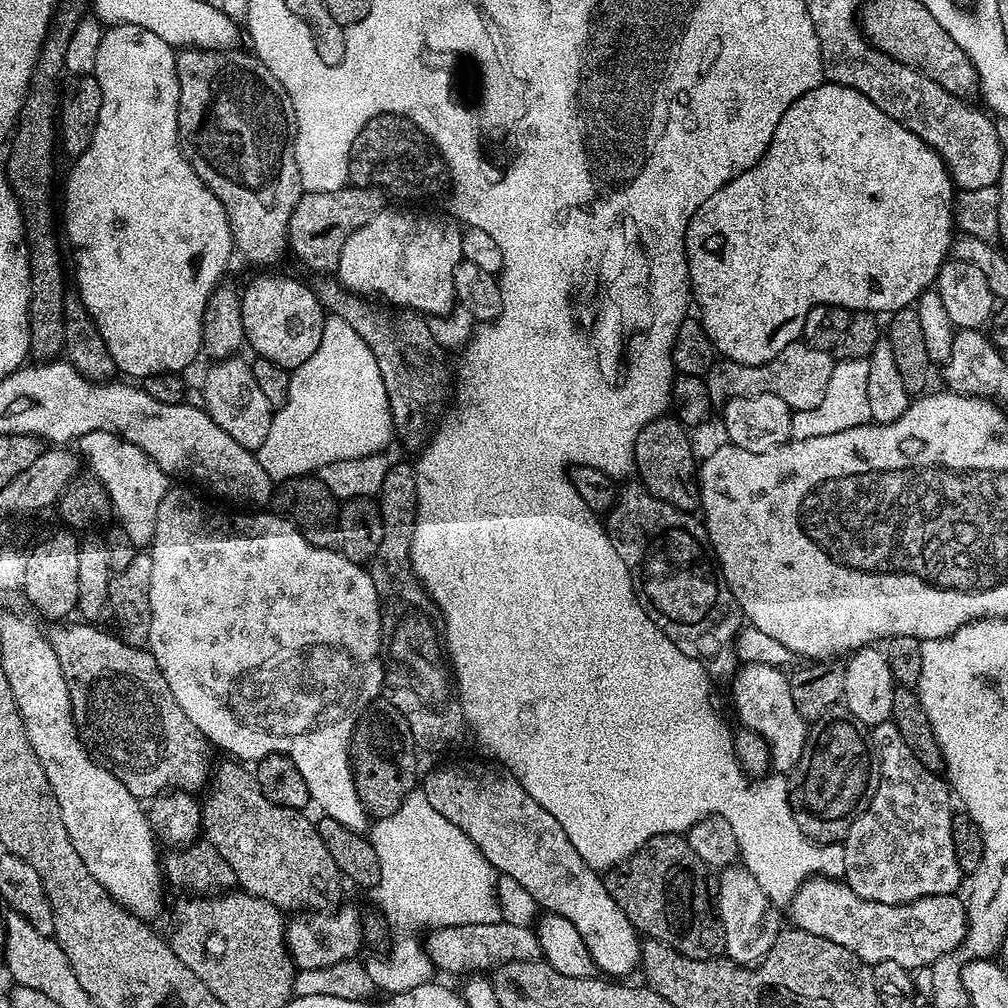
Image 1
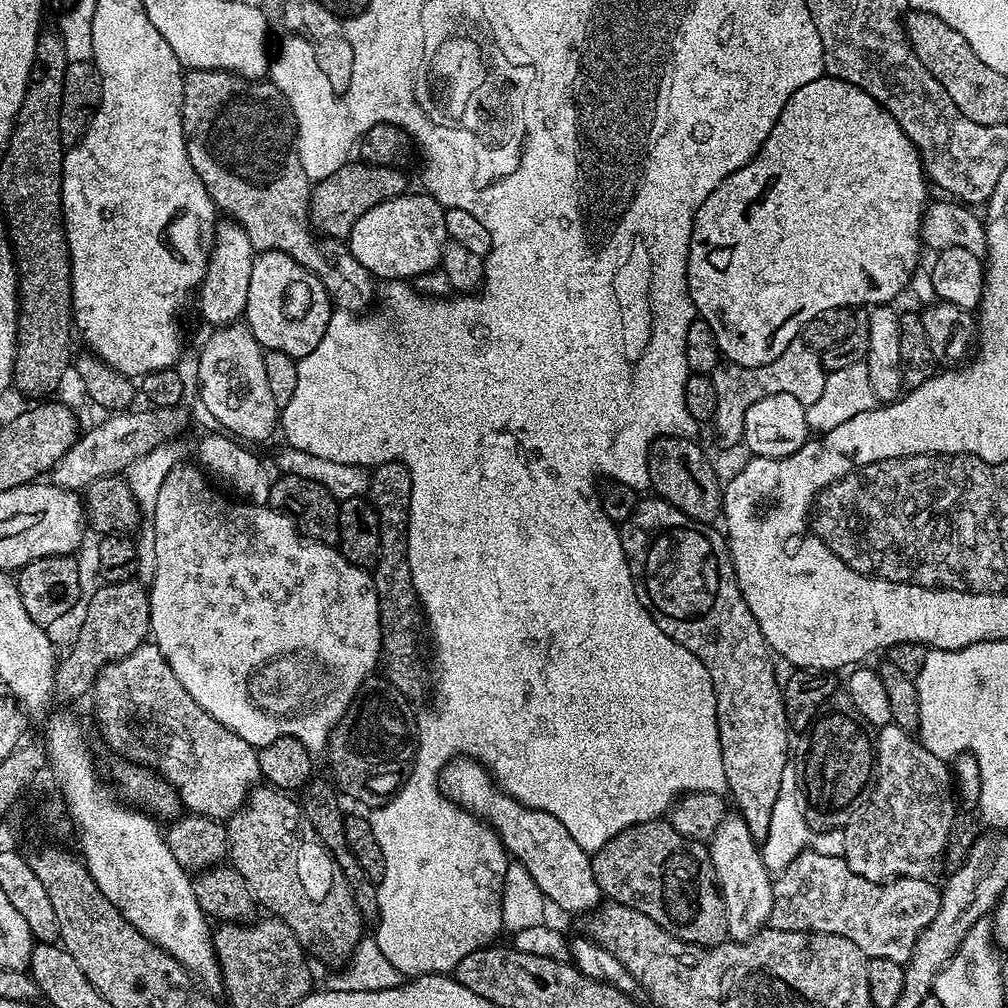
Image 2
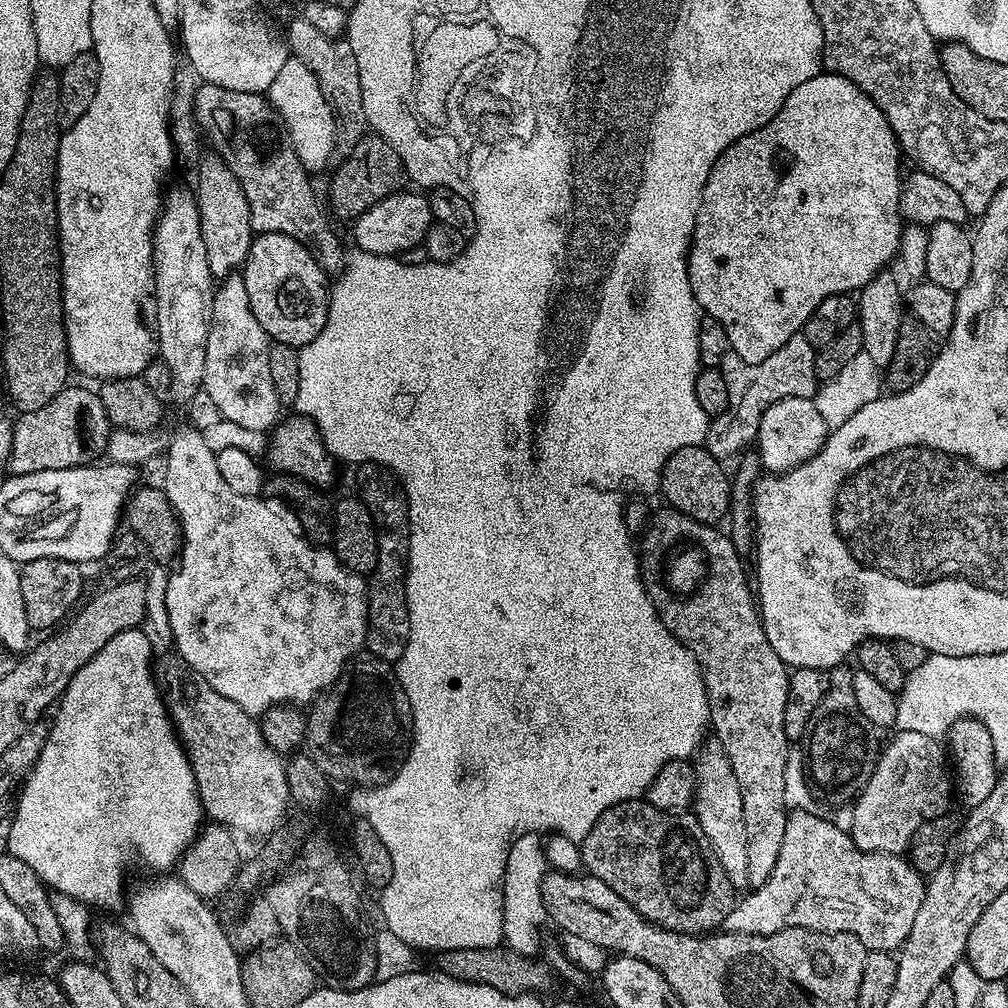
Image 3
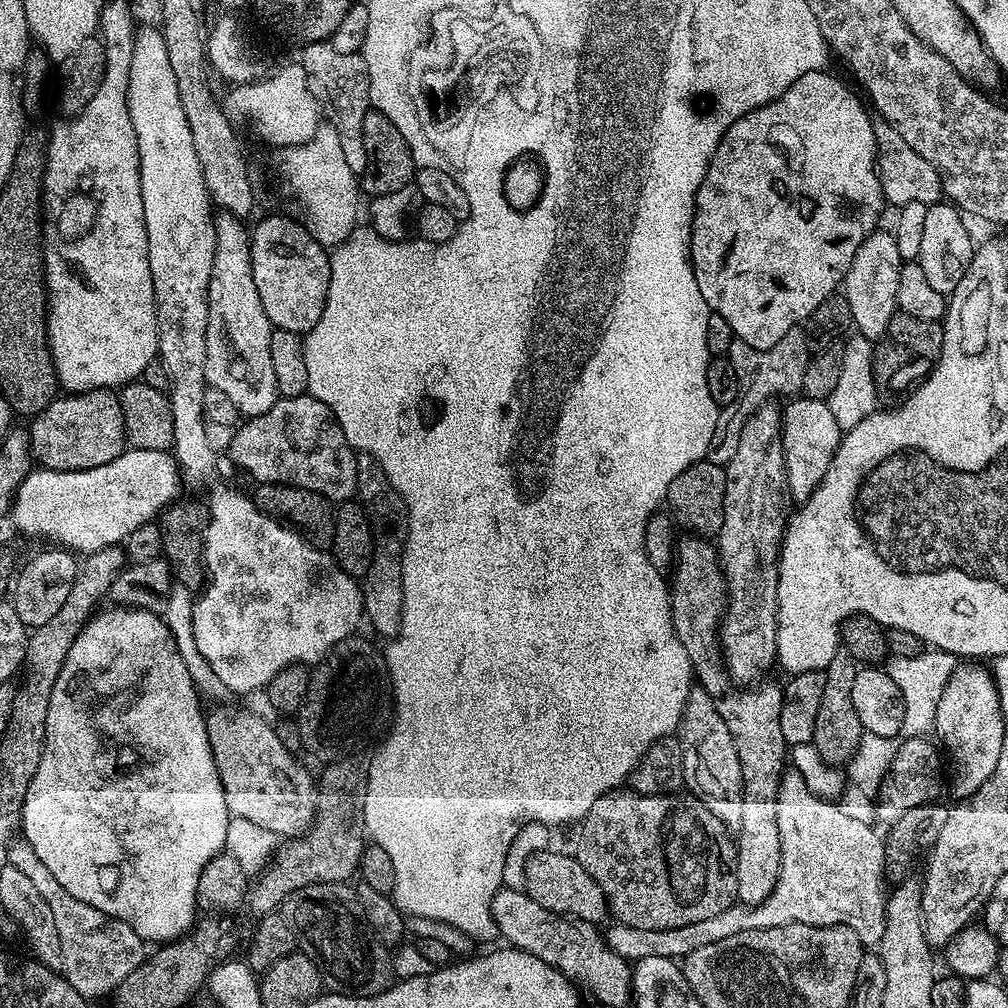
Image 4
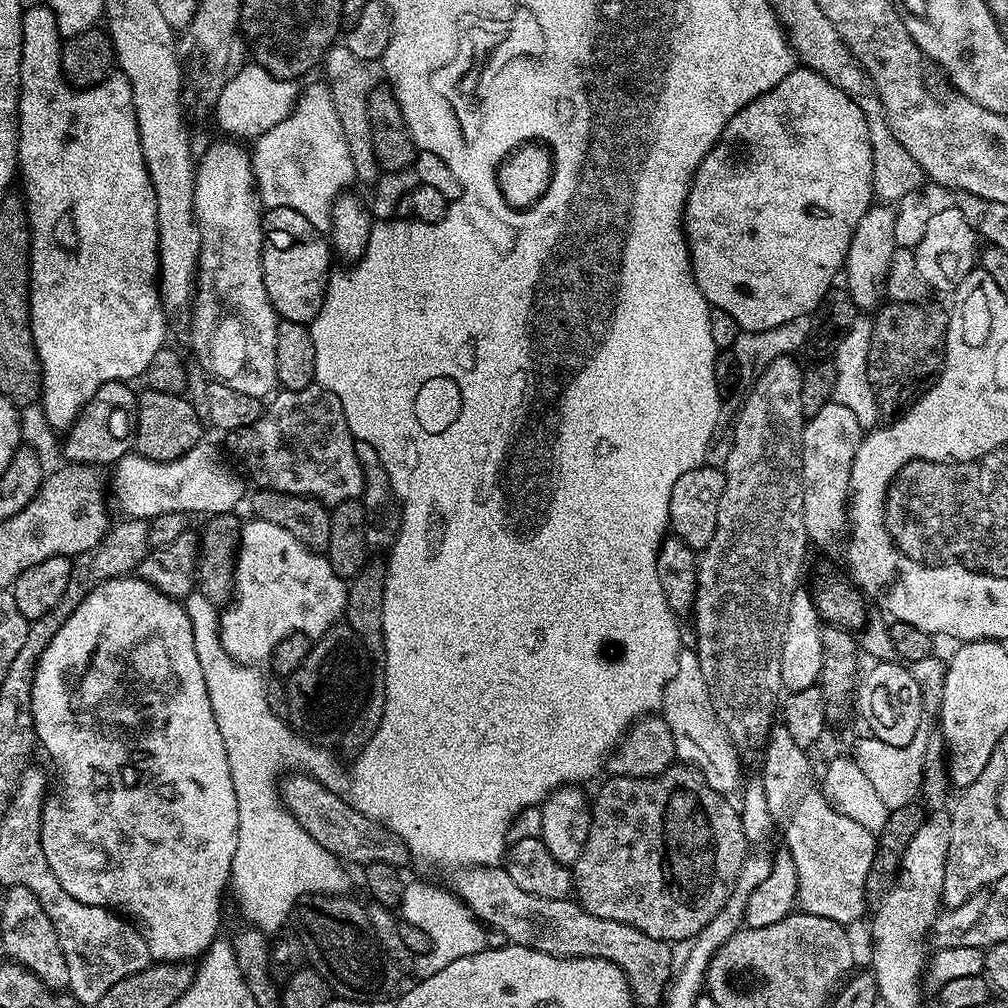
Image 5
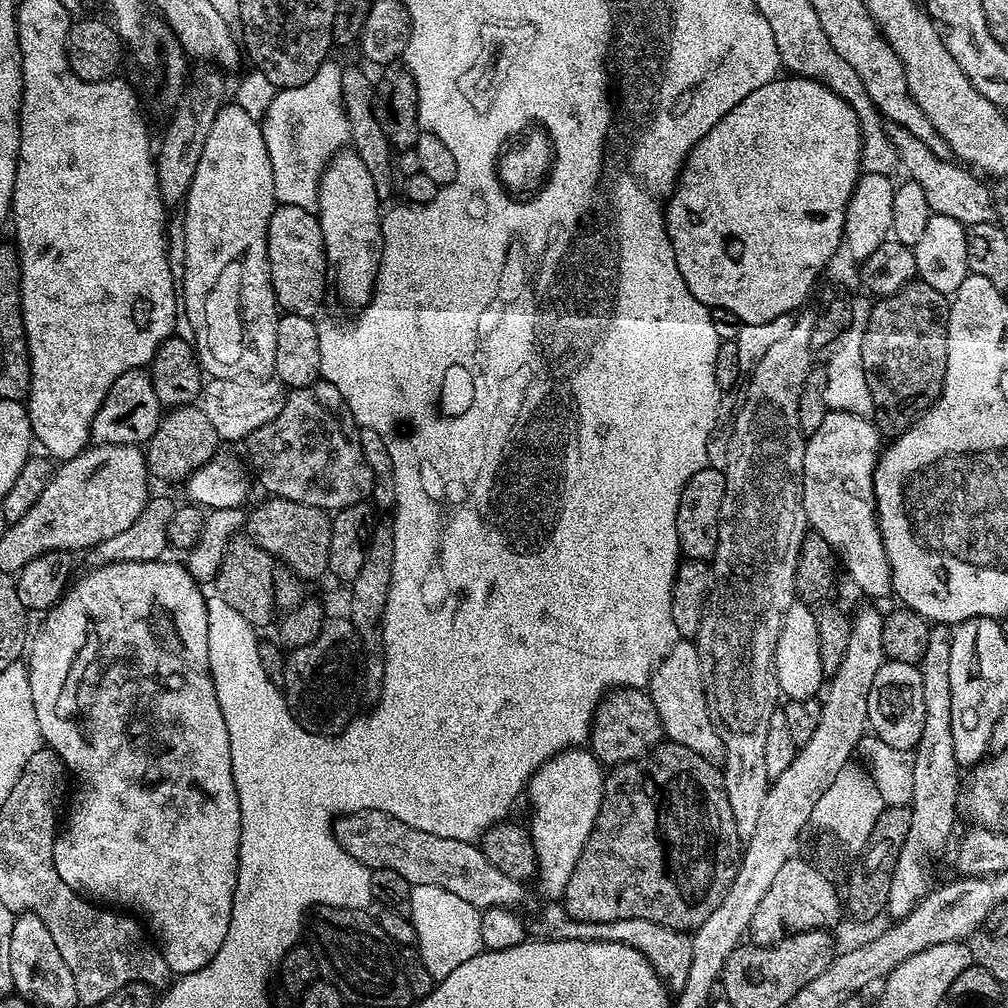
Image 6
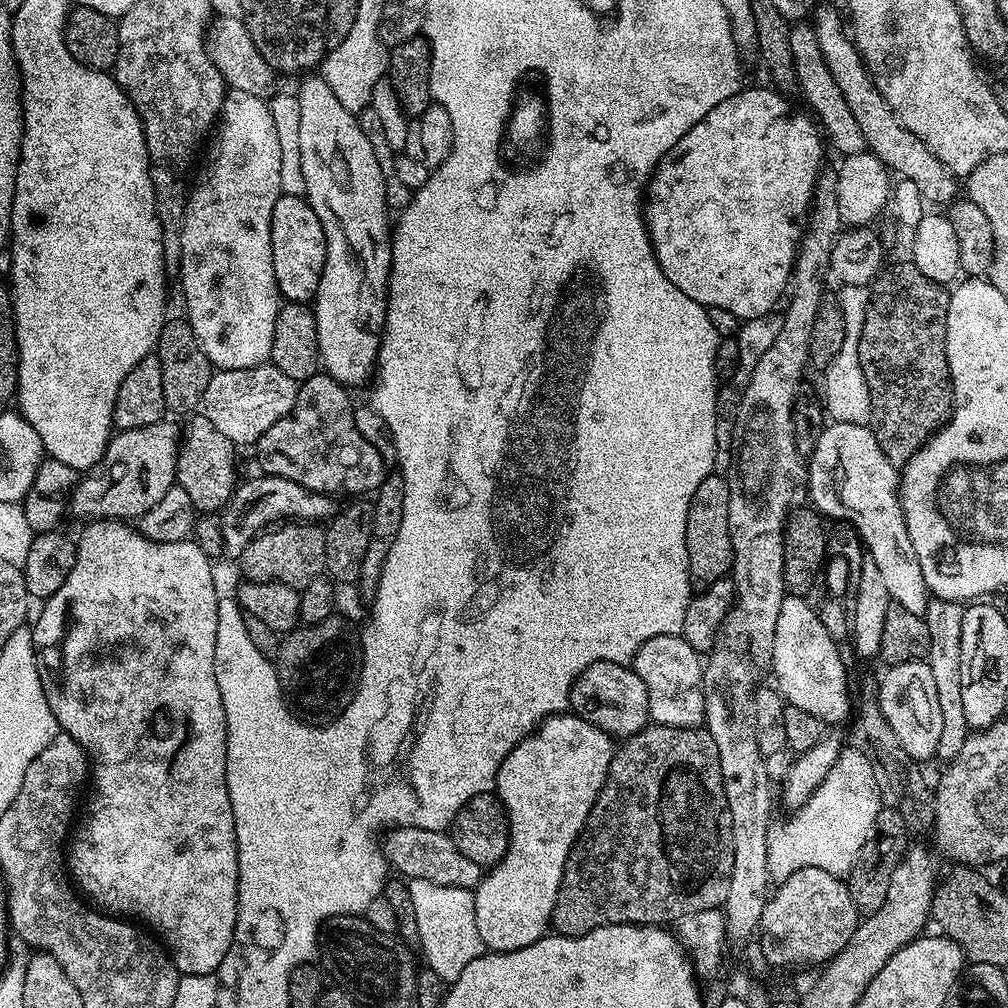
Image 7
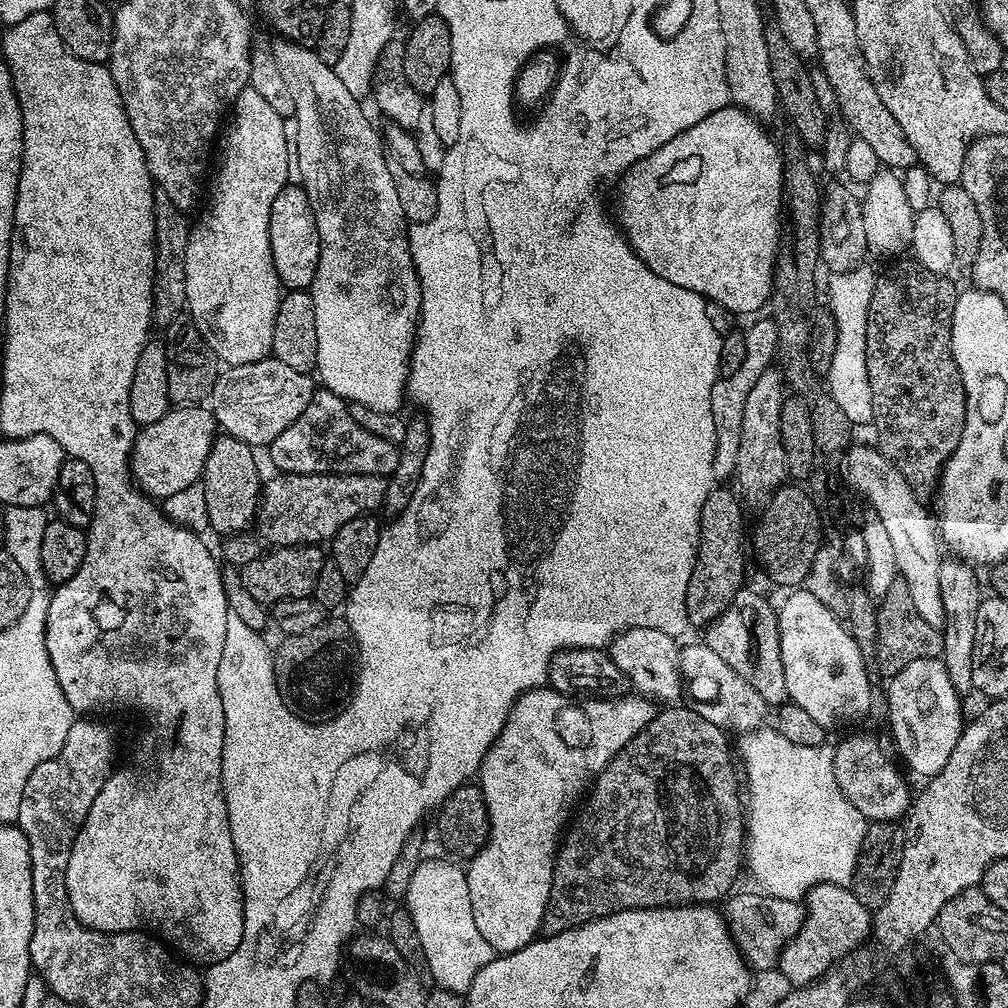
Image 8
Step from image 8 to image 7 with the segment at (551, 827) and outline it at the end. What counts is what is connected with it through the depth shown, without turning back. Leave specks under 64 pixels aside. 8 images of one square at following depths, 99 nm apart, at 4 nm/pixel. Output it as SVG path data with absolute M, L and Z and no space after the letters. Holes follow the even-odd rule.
M561 714L543 720L539 729L514 746L502 762L494 792L508 815L508 842L503 855L481 875L474 889L474 918L489 953L522 950L522 946L538 942L549 931L568 855L606 782L613 755L613 737L582 716Z

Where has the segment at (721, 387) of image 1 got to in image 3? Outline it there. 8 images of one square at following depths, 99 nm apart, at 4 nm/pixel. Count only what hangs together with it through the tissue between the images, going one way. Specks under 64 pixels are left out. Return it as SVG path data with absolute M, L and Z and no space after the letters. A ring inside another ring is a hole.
M797 334L786 342L770 358L757 364L747 364L738 358L738 354L729 351L718 365L720 372L726 378L729 386L748 384L748 388L729 391L728 408L709 423L708 436L704 439L703 447L715 460L727 461L727 456L736 456L744 447L751 445L756 439L756 431L760 425L762 414L774 403L787 396L794 398L813 399L818 387L814 362L816 349L812 347L803 334Z

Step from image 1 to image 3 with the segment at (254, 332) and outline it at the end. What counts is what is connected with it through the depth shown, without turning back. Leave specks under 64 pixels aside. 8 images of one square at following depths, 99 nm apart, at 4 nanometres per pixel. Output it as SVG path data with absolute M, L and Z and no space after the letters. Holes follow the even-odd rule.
M285 232L253 235L242 275L246 294L250 294L250 310L254 310L254 318L258 318L258 326L262 326L269 341L299 350L322 334L328 317L330 280L302 242Z

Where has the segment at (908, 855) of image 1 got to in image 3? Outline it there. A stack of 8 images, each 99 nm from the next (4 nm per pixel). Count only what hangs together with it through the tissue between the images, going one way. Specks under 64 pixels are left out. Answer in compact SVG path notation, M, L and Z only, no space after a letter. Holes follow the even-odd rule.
M897 731L895 735L885 748L883 745L882 751L876 757L876 765L872 768L870 778L850 808L853 814L850 835L857 848L864 852L907 853L908 844L917 830L926 821L945 815L949 811L948 803L951 805L954 800L950 760L941 741L917 732Z

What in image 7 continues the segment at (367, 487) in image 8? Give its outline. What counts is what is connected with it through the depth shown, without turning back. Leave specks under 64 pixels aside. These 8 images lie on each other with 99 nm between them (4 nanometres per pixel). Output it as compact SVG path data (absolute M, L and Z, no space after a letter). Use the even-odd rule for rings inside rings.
M257 475L245 484L243 481L219 513L225 557L239 558L251 540L277 522L328 522L338 511L337 501L331 495L311 492L288 478Z

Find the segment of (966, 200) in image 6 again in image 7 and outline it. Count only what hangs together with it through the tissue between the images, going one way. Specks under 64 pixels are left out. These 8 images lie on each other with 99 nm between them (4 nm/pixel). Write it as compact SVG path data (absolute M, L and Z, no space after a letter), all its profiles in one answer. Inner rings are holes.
M824 8L817 10L816 20L813 19L811 25L816 32L818 46L822 49L822 58L826 58L826 66L830 66L830 74L834 74L834 82L838 82L838 88L842 90L846 104L850 106L858 126L862 129L867 151L873 152L888 167L889 173L914 182L914 186L918 186L918 190L929 205L951 205L958 196L957 177L953 176L946 166L942 166L942 162L938 162L936 155L926 146L926 142L910 134L910 130L902 126L894 110L890 110L886 98L882 98L878 86L873 82L868 69L864 67L864 59L857 51L849 29L845 25L843 28Z

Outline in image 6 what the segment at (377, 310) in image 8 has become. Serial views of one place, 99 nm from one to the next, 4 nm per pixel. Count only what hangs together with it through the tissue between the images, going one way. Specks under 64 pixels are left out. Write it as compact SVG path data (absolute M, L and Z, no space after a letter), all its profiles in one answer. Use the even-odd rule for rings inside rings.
M341 150L328 161L320 176L315 211L324 235L331 287L336 287L344 304L367 304L376 288L376 271L380 265L382 201L374 190L370 170L366 170L356 152Z

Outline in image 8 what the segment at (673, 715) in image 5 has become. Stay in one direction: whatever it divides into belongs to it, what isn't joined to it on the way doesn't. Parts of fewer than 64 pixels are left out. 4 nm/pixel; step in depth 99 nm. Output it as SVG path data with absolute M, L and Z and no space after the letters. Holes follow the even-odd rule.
M628 628L624 632L617 632L612 638L606 651L614 666L622 670L622 674L628 679L629 685L639 695L664 706L672 706L677 703L680 696L680 650L681 645L676 636L666 634L662 630L653 628Z

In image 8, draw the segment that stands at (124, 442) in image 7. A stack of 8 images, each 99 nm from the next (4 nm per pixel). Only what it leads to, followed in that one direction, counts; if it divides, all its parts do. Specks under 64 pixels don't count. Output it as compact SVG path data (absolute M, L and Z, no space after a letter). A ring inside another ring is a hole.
M169 407L167 414L158 418L158 422L139 429L130 461L135 483L145 496L160 502L170 498L170 494L178 494L178 490L186 490L186 486L197 483L203 477L206 458L217 435L218 425L211 407Z

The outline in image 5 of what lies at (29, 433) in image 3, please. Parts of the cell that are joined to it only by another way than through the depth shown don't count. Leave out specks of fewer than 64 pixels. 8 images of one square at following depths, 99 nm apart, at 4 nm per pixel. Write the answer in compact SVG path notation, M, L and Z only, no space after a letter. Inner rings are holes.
M122 380L106 382L86 402L86 406L77 414L72 427L67 429L64 440L64 460L73 464L91 464L93 466L115 465L117 460L129 455L130 441L136 426L137 393L132 393L133 385Z

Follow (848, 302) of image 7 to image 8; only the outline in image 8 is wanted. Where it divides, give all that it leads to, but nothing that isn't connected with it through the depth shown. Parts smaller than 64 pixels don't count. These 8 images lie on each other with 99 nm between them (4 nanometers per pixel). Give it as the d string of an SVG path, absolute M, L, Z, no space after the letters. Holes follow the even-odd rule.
M861 266L851 268L849 272L835 273L828 284L827 311L836 324L836 349L832 364L826 370L826 392L838 402L852 426L872 424L870 378L866 378L866 322L876 278L875 271Z

